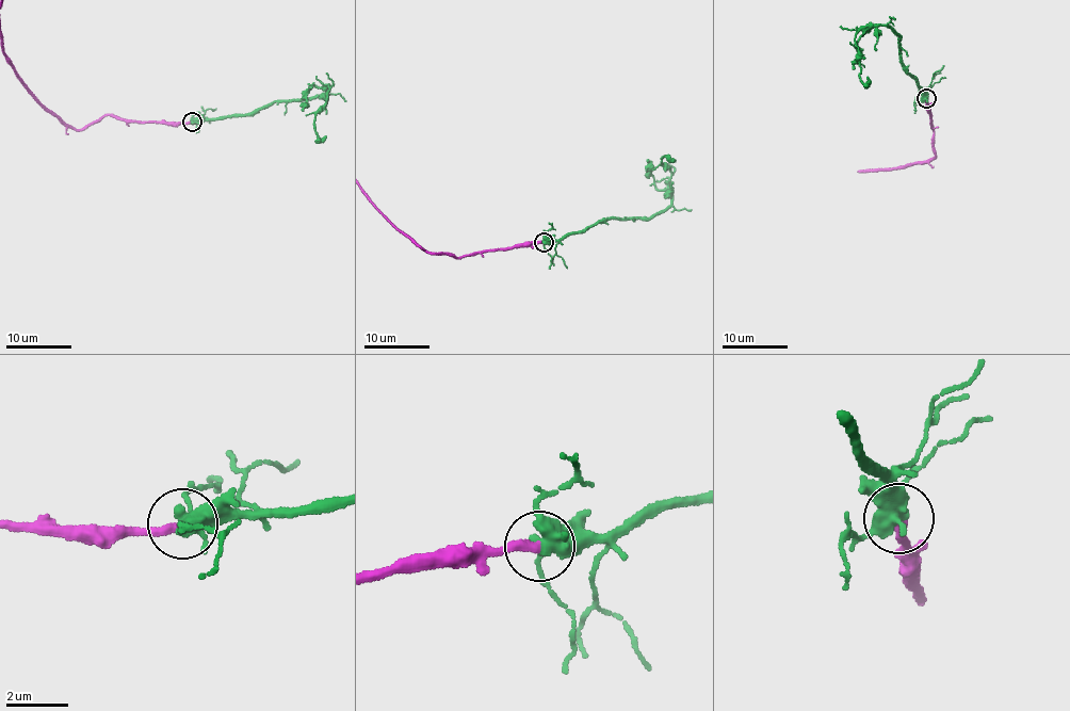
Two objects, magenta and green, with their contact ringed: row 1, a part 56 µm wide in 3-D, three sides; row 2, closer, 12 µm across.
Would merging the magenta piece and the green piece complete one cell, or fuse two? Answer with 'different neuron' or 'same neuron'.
same neuron

